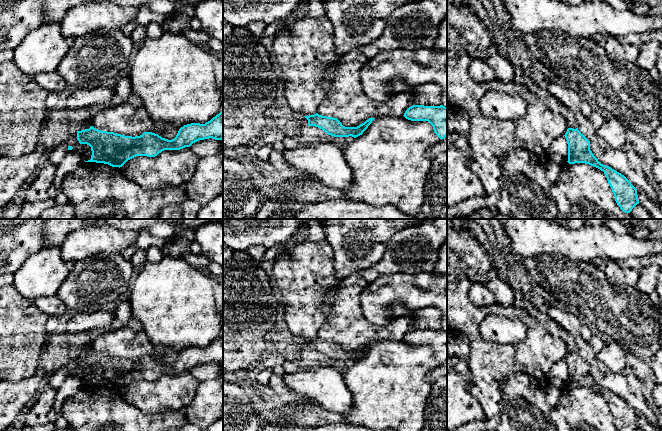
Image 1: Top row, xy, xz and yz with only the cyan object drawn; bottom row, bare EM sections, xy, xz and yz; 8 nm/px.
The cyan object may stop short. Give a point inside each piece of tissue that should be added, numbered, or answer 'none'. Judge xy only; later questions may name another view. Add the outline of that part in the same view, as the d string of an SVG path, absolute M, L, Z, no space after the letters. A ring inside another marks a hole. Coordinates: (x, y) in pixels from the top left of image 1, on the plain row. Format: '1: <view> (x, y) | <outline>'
none

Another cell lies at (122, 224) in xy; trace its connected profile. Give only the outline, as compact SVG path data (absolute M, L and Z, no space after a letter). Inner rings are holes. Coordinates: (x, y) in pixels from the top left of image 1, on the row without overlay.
M97 219L96 225L106 224L123 231L140 231L161 222L196 230L209 223L223 223L223 219Z

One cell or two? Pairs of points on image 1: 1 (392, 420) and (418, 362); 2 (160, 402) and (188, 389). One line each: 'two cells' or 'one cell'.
1: one cell
2: one cell

